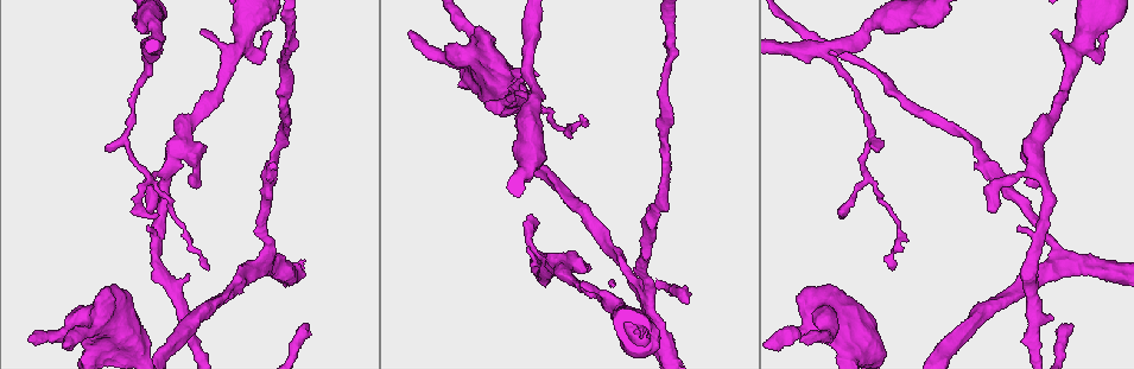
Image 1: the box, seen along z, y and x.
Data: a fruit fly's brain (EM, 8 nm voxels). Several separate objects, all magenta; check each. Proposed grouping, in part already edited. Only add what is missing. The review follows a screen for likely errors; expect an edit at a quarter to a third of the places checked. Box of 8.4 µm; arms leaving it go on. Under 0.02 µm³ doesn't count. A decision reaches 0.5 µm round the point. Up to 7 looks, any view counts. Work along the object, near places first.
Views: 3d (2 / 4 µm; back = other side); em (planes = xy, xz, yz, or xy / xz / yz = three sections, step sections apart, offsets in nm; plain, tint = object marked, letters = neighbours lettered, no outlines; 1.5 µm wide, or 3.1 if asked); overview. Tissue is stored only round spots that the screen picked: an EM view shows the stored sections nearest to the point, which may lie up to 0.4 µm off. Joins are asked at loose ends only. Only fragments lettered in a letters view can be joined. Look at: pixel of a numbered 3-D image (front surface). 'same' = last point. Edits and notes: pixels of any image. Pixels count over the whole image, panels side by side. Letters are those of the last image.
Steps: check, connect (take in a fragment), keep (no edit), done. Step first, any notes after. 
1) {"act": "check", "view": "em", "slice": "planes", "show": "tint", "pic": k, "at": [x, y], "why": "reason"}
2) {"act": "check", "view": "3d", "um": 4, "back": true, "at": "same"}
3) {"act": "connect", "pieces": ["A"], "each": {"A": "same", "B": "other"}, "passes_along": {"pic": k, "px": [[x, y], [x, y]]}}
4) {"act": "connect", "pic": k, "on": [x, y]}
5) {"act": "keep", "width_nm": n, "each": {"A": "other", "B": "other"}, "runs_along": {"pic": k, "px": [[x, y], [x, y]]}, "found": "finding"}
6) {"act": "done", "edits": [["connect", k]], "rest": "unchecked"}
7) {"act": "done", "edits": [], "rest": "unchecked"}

{"act": "check", "view": "3d", "um": 2, "back": true, "pic": 1, "at": [28, 342], "why": "branch stops here"}

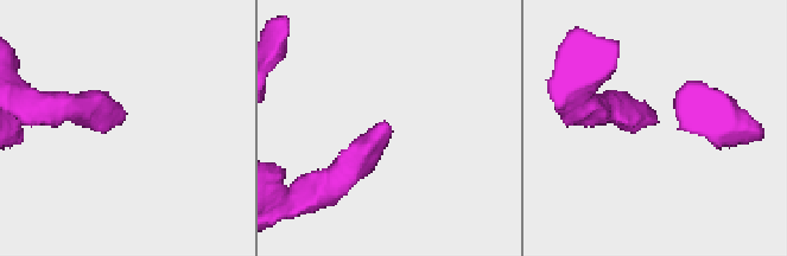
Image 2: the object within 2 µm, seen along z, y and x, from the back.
{"act": "check", "view": "em", "slice": "planes", "show": "letters", "pic": 2, "at": [122, 119], "why": "shape alone is not enough"}

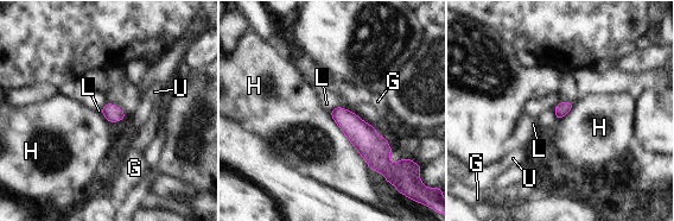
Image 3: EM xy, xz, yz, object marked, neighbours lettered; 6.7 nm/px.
{"act": "keep", "each": {"G": "other", "H": "other", "L": "other", "U": "other"}, "border": {"pic": 3, "px": [[329, 112], [335, 124], [370, 171]]}, "found": "none of them fits"}

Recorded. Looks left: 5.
{"act": "check", "view": "3d", "um": 4, "pic": 1, "at": [530, 219]}

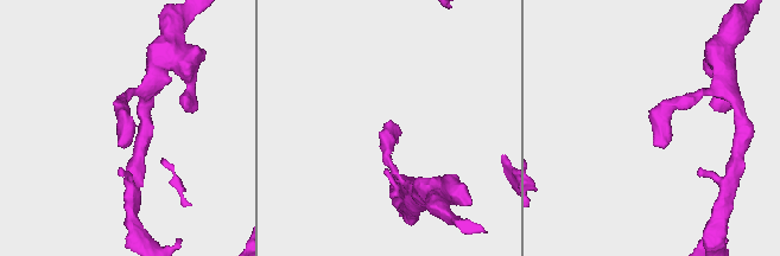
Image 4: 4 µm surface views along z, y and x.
{"act": "check", "view": "em", "slice": "planes", "show": "letters", "pic": 4, "at": [656, 145], "why": "need the tissue"}

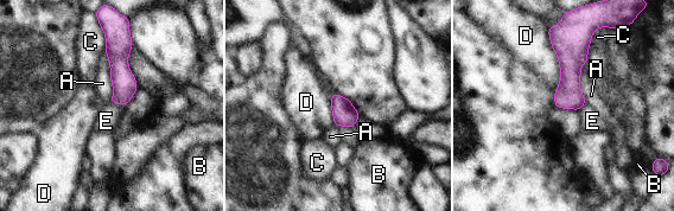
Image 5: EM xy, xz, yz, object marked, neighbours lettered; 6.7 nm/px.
{"act": "keep", "width_nm": 160, "each": {"A": "other", "B": "other", "C": "other", "D": "other", "E": "other"}, "runs_along": {"pic": 5, "px": [[108, 39], [118, 50], [122, 102]]}, "found": "none of them fits"}

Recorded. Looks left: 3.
{"act": "check", "view": "em", "slice": "xz", "step": 8, "show": "letters", "pic": 1, "at": [800, 298], "why": "stops while still wide"}

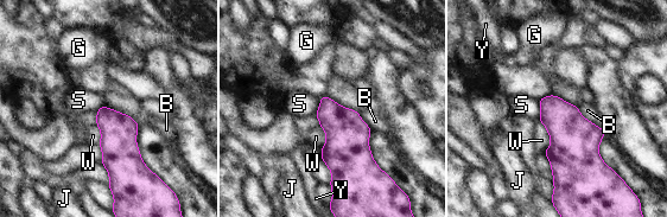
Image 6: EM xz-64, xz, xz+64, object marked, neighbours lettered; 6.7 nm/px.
{"act": "keep", "each": {"B": "other", "G": "other", "J": "other", "S": "other", "W": "other", "Y": "other"}, "border": {"pic": 6, "px": [[577, 107], [585, 117], [602, 128]]}, "found": "no lettered fragment goes on from it"}

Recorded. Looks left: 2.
{"act": "done", "edits": [], "rest": "unchecked"}

